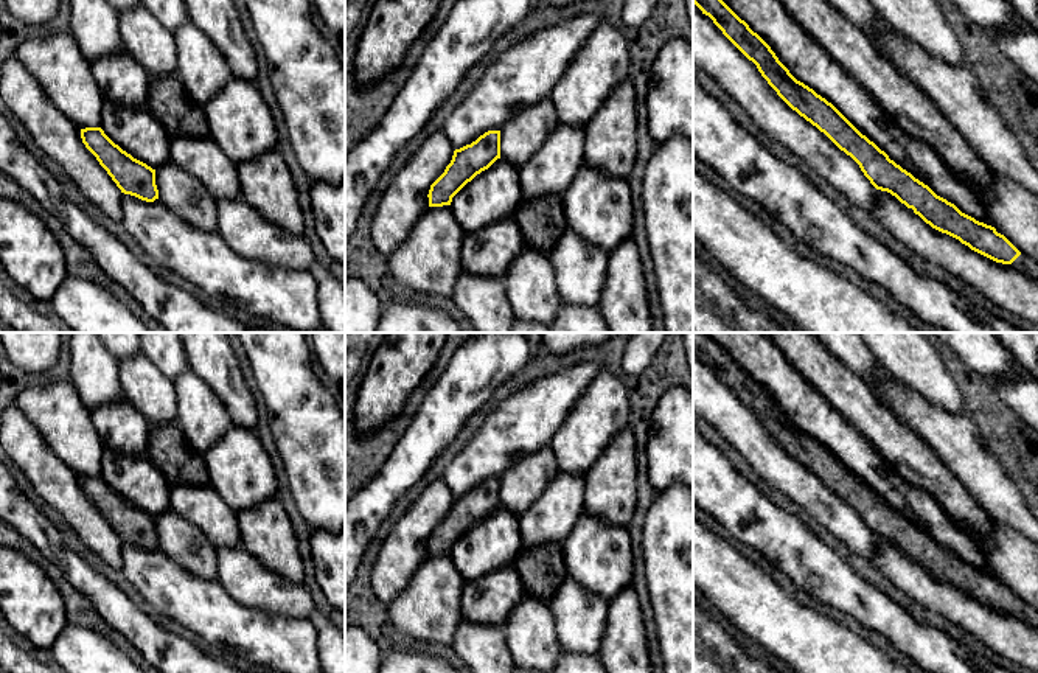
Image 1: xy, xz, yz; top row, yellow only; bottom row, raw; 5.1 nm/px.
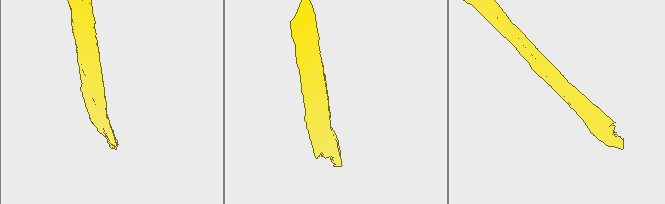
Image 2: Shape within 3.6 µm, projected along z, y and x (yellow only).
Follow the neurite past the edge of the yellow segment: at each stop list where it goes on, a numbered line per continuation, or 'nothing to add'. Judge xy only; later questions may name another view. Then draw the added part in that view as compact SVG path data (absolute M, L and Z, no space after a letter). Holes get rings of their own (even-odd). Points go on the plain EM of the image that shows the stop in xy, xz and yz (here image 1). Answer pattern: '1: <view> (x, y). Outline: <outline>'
nothing to add

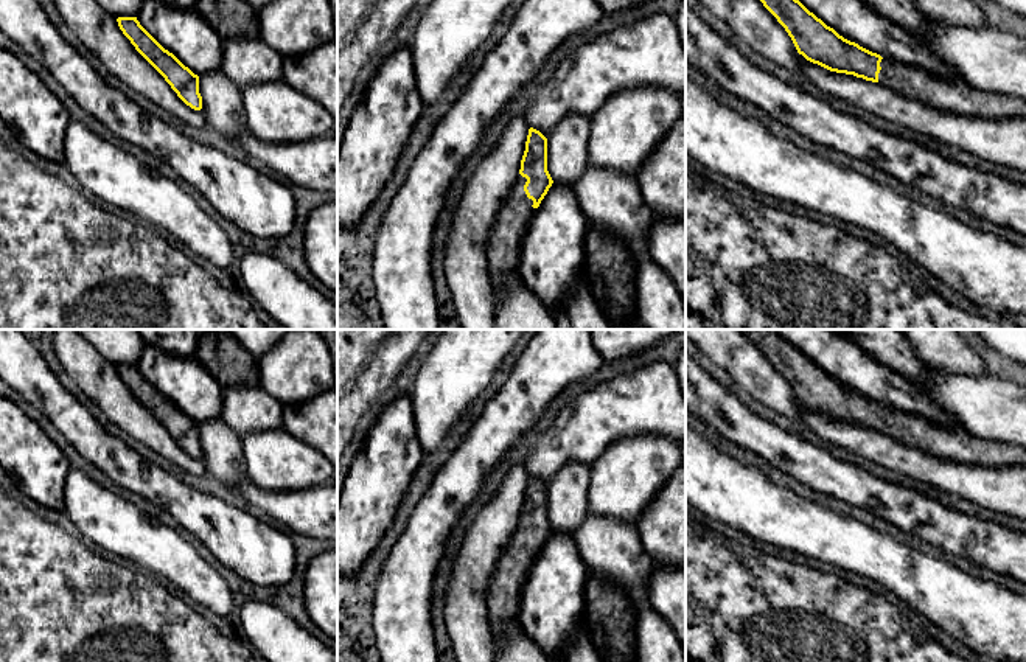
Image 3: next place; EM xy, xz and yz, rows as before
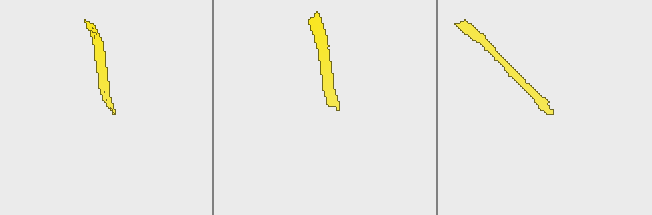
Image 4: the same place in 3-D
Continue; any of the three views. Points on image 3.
1: xz (507, 581). Outline: M519 522L511 541L493 572L488 591L488 614L493 632L499 637L510 622L519 623L519 603L524 581L535 563L533 549L524 539L527 527Z

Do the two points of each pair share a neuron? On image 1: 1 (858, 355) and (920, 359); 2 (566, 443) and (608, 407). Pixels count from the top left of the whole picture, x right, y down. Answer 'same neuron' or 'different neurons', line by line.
1: different neurons
2: same neuron

